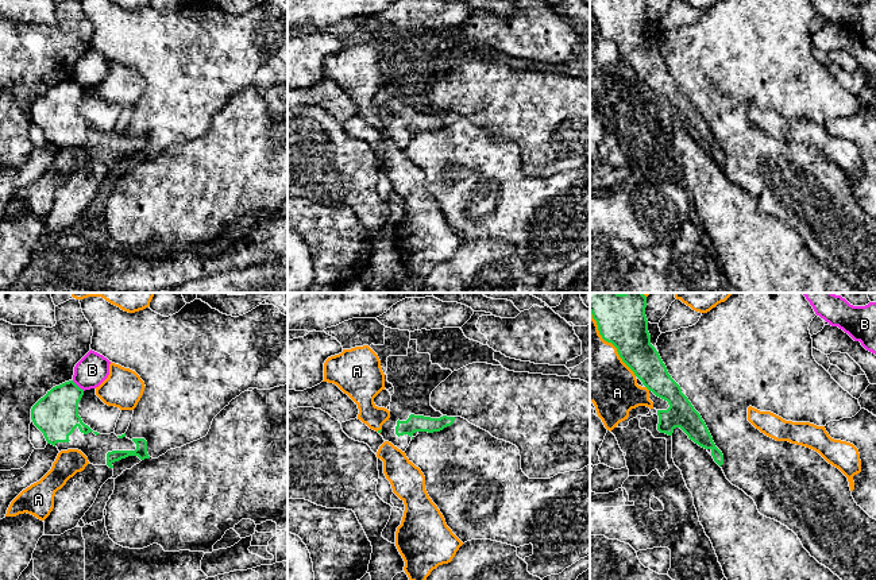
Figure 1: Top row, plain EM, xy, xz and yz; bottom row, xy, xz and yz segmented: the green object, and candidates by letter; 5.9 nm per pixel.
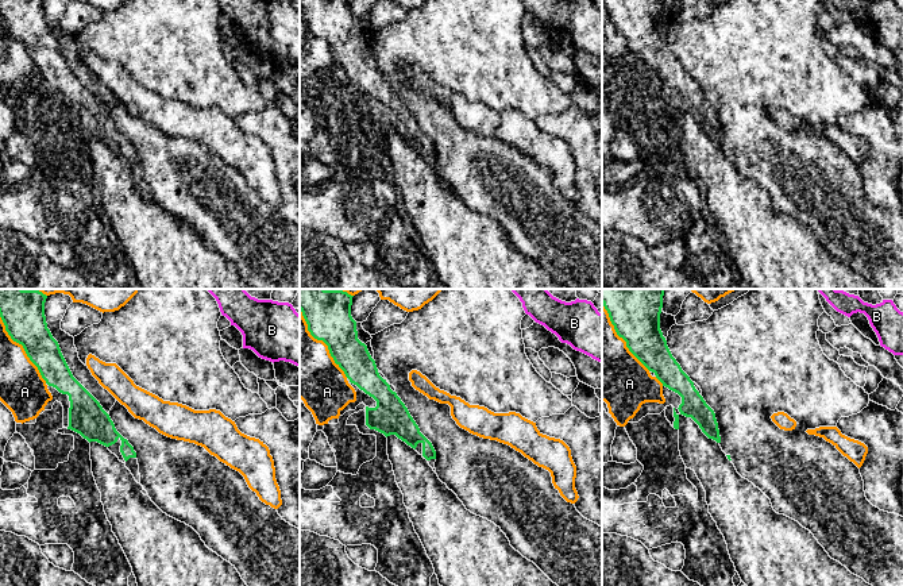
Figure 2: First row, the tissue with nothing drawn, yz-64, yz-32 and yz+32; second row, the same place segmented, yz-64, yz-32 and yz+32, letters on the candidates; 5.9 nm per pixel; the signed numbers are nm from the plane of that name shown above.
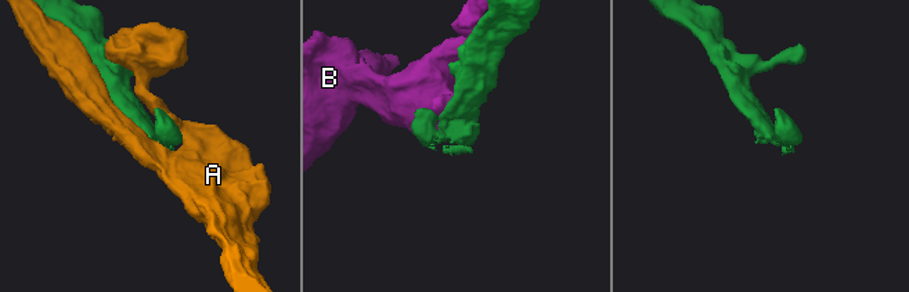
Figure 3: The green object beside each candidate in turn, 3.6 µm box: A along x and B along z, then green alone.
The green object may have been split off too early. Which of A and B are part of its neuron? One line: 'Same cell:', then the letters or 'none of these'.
Same cell: none of these

